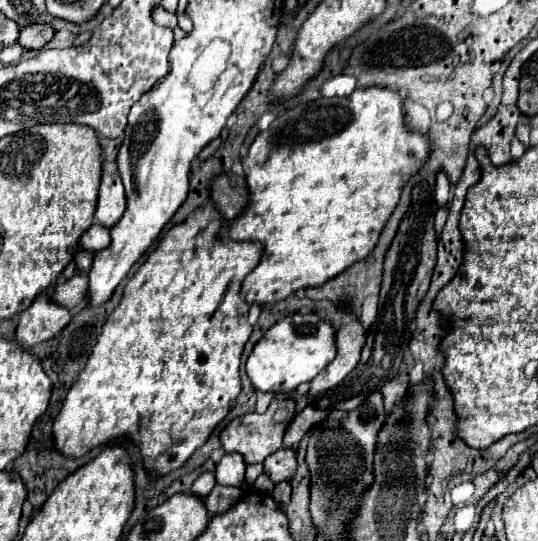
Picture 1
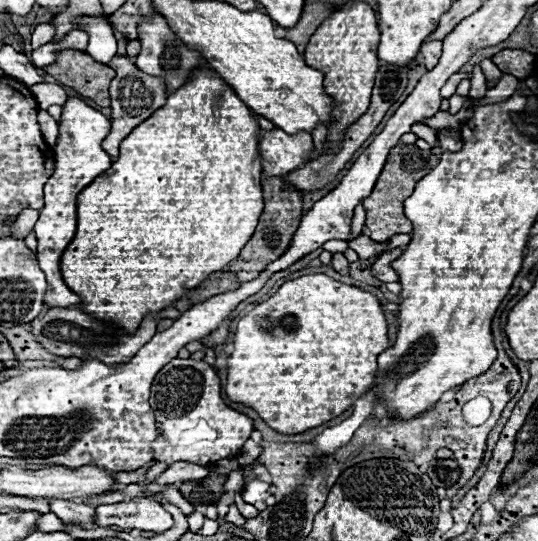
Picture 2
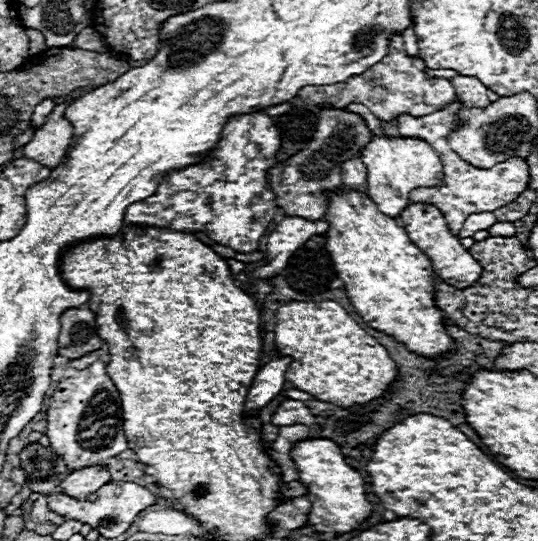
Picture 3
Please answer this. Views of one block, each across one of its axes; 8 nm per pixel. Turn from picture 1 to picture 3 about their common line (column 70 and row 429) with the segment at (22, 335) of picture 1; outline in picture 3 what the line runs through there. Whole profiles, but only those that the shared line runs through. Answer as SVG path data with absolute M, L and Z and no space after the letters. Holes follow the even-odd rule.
M284 400L284 402L280 402L280 406L272 414L272 424L274 426L306 424L308 428L318 430L318 426L314 424L314 416L310 414L310 410L302 402L296 402L296 400Z

